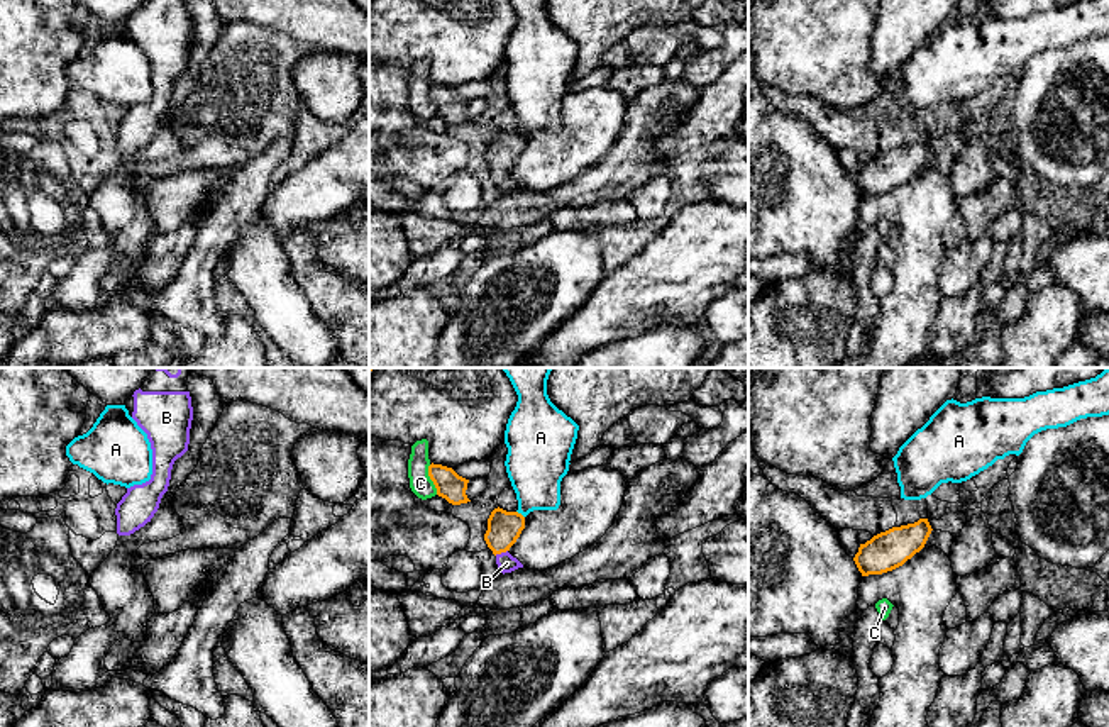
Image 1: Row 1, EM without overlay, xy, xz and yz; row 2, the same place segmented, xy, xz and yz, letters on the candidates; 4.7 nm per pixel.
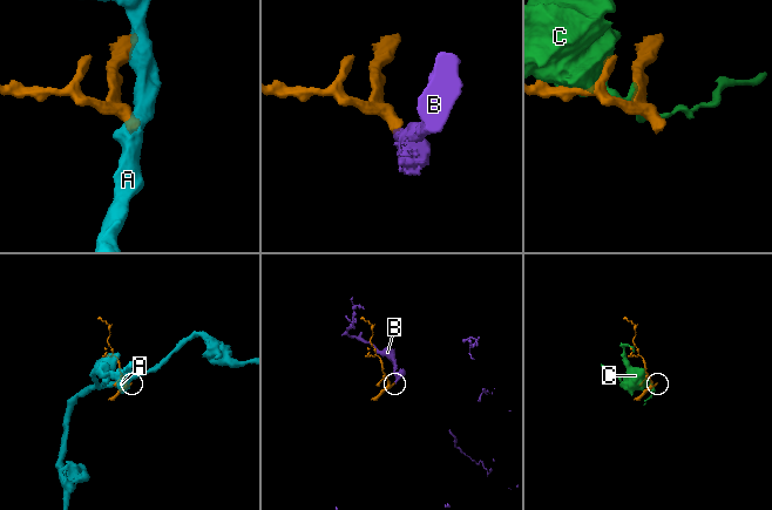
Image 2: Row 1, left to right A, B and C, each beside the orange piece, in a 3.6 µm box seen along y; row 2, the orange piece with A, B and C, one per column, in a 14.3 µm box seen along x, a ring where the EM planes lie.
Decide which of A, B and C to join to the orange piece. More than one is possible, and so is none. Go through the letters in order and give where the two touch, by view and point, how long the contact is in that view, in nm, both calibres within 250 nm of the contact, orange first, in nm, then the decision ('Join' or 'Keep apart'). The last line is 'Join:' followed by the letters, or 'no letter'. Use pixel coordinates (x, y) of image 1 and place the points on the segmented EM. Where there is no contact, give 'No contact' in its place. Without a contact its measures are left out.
A: Touches orange at xz (520, 514). Shared border 50 nm. Thickness 160 nm (orange) against 280 nm. Keep apart
B: Touches orange at xz (500, 553). Shared border 70 nm. Thickness 160 nm (orange) against 90 nm. Join
C: Touches orange at xz (430, 478). Shared border 150 nm. Thickness 130 nm (orange) against 110 nm. Keep apart
Join: B

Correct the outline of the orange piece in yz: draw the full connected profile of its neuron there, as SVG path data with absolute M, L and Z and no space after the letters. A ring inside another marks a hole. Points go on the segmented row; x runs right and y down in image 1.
M928 519L892 527L860 544L853 561L862 576L892 571L924 547L931 530Z

